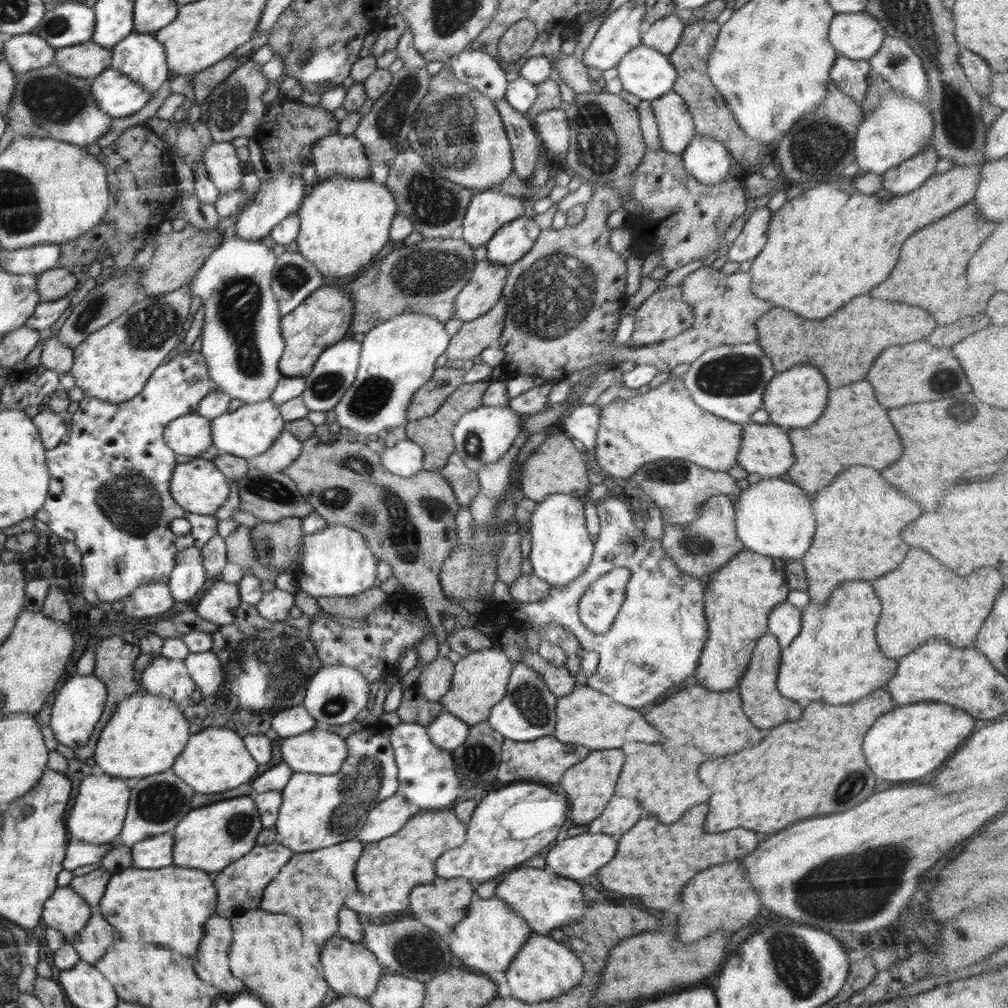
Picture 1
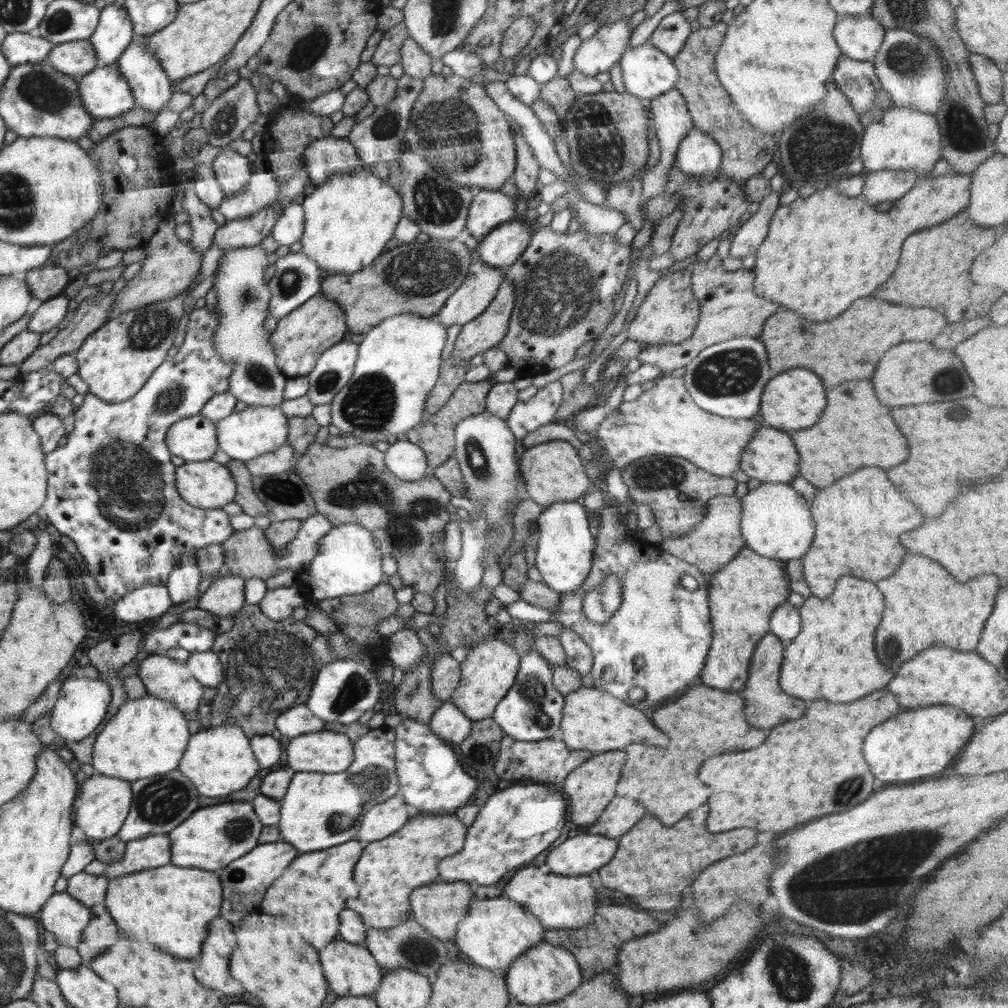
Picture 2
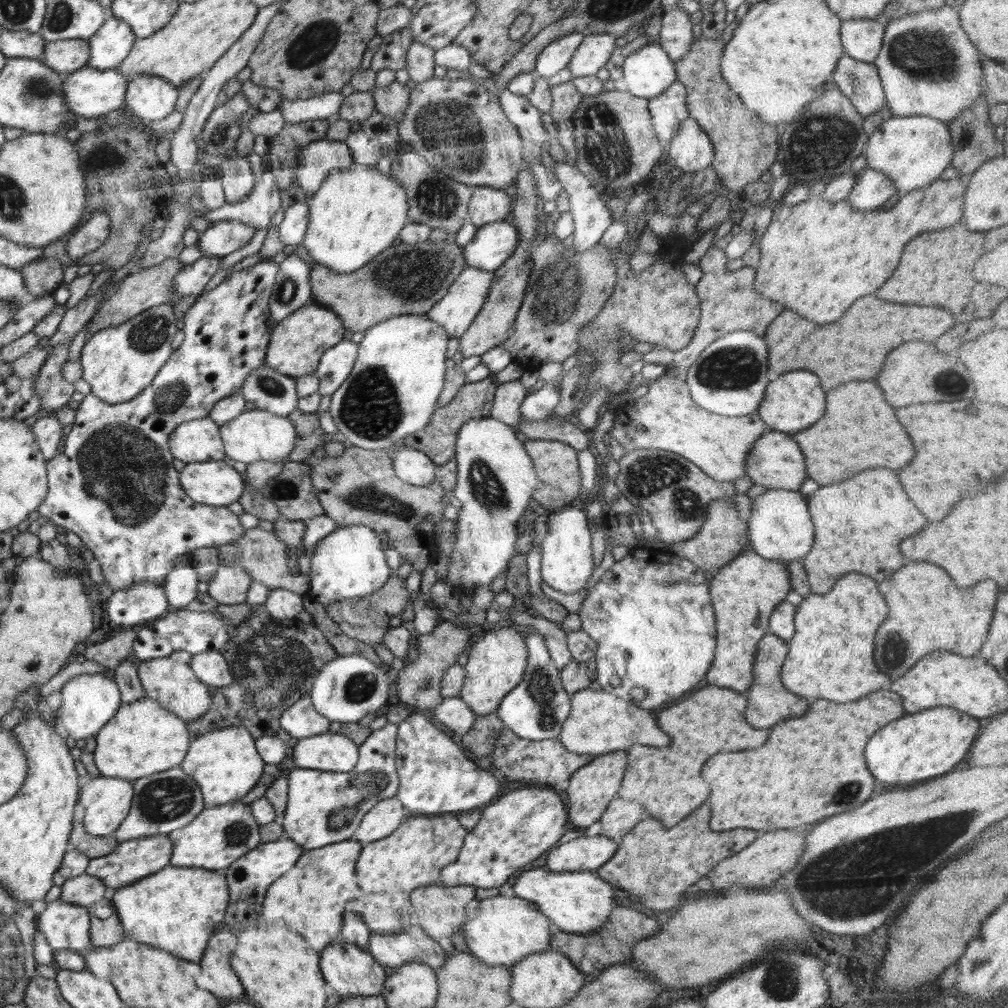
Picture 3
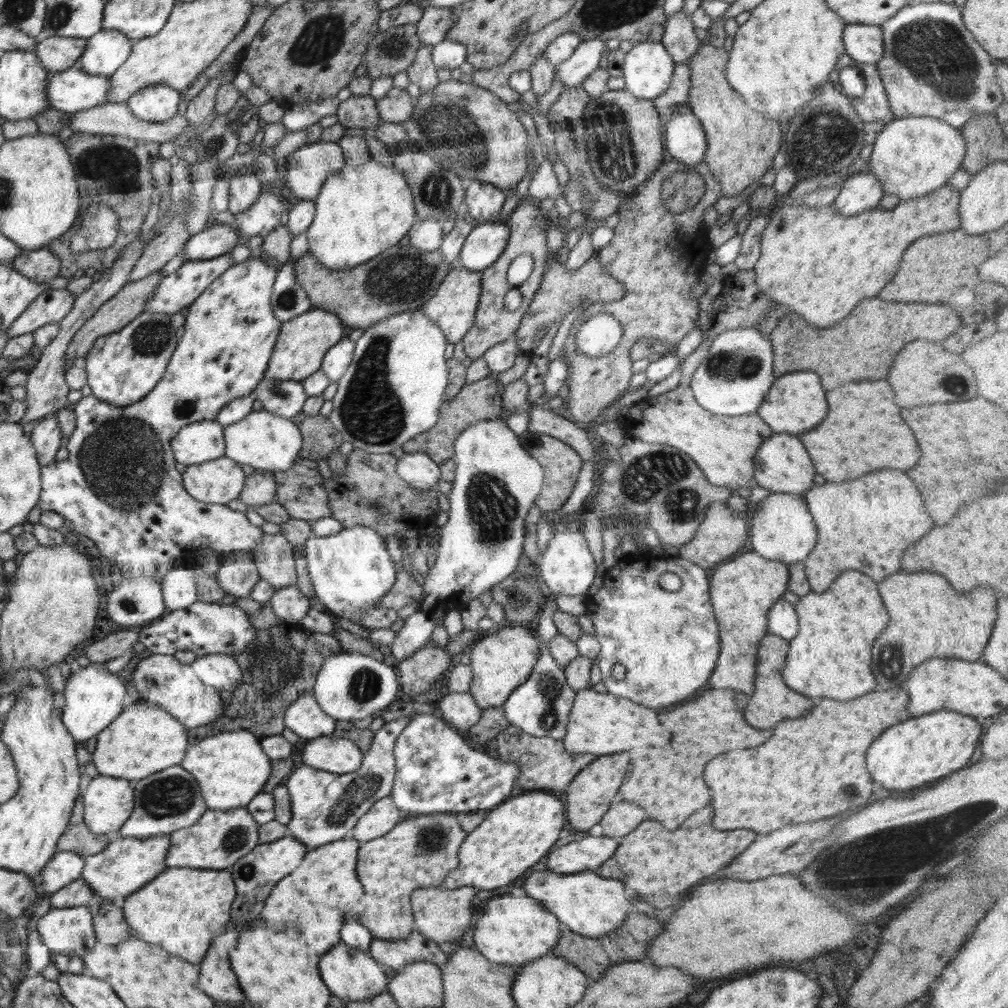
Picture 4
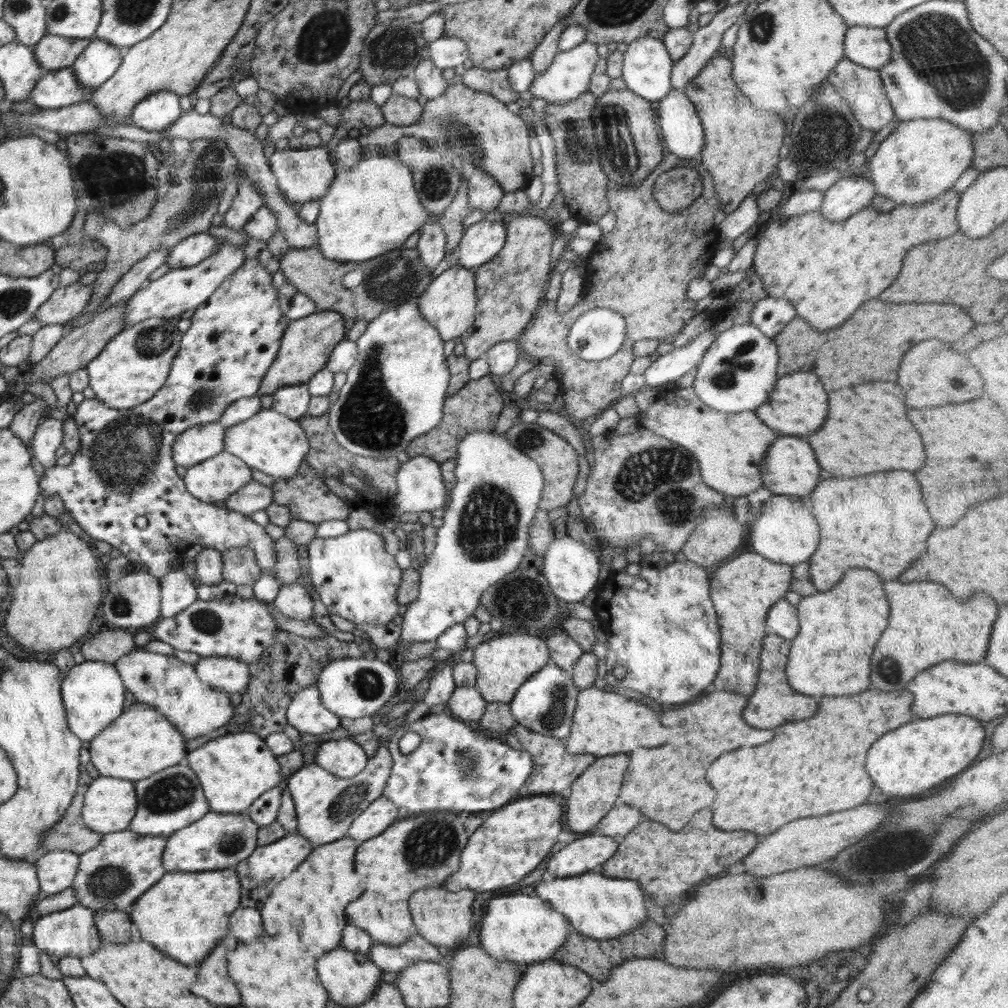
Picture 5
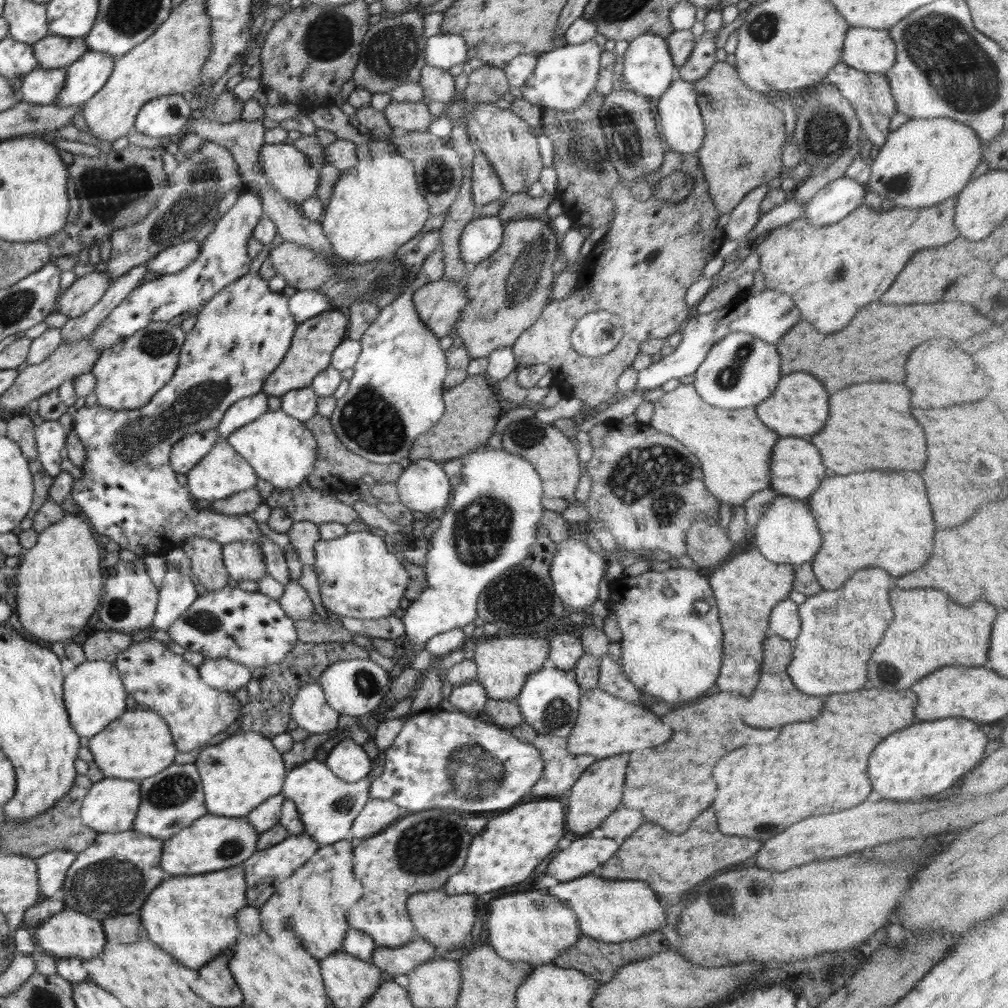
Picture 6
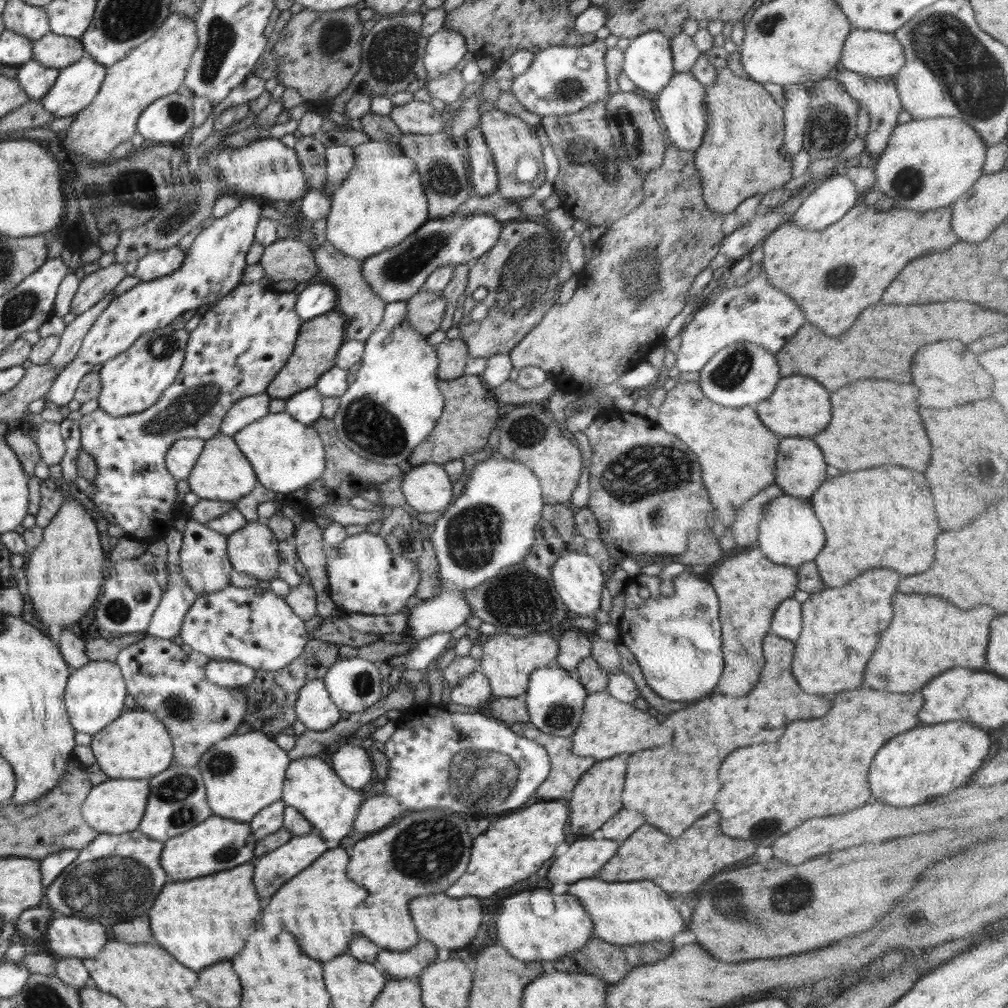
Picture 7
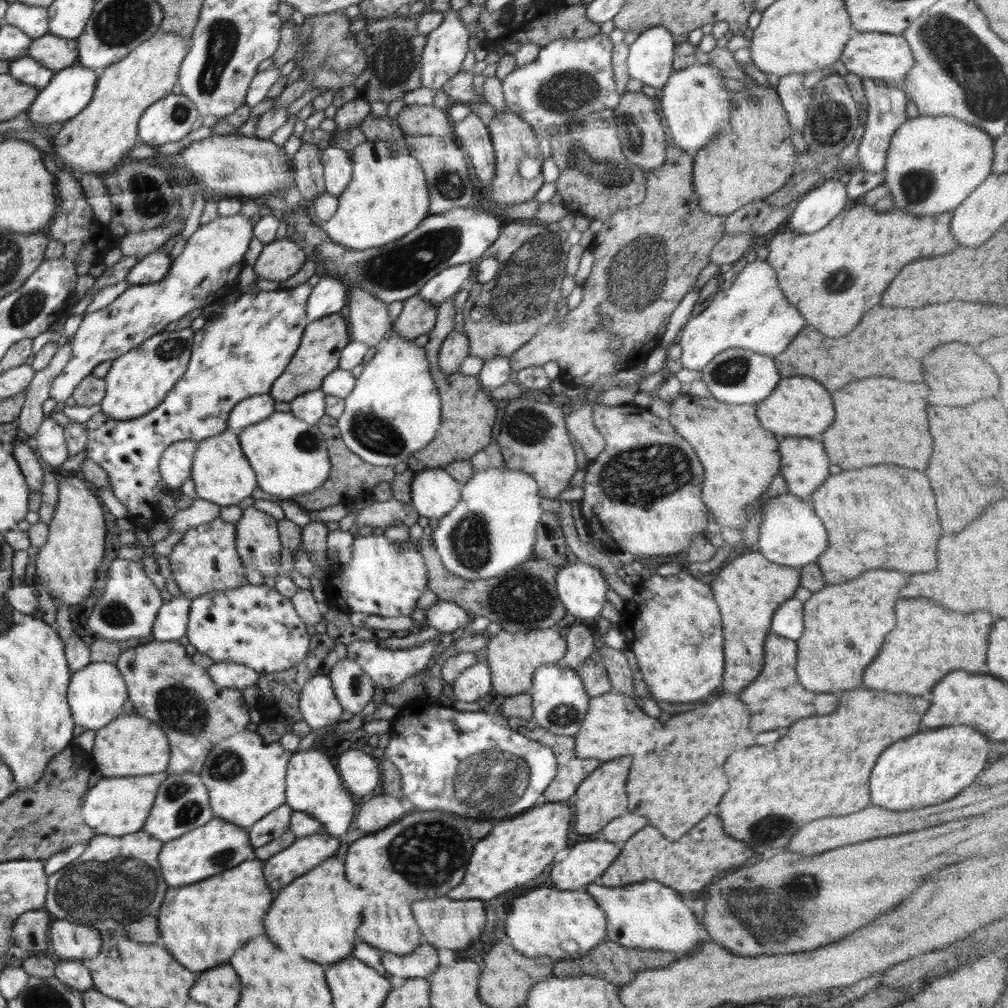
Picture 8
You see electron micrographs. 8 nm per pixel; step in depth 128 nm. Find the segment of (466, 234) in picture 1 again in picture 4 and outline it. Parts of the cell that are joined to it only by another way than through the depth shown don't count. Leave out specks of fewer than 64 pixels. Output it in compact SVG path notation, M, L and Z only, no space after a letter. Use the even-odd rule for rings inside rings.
M472 180L465 189L465 206L477 222L485 223L497 218L505 201L506 191L488 182Z

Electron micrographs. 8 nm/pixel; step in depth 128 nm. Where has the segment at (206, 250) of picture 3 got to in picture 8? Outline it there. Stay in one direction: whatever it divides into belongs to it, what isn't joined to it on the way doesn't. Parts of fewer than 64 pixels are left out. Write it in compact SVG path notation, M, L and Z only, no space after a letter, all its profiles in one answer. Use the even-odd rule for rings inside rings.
M158 250L141 257L129 270L125 278L132 285L143 285L158 282L168 274L174 259L170 253Z

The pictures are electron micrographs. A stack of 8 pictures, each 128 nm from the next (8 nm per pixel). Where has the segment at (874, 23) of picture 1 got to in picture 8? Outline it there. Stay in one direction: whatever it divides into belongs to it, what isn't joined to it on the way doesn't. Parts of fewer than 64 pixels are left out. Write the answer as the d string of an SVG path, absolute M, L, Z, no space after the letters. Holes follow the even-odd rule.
M854 32L844 45L839 59L842 60L842 64L846 66L848 72L894 85L904 84L906 73L915 63L910 45L901 34L877 32Z

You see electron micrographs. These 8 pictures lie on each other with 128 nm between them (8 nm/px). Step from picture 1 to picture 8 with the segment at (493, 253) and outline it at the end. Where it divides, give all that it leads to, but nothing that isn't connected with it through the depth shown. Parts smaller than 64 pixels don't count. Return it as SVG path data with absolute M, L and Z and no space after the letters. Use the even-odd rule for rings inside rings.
M297 204L294 210L298 214L284 215L282 220L293 224L310 246L320 250L323 259L319 275L346 280L388 304L417 295L430 278L445 268L478 260L498 238L501 229L501 219L472 205L442 214L429 214L412 232L384 246L352 250L332 242L319 225L312 225L314 216L308 204Z

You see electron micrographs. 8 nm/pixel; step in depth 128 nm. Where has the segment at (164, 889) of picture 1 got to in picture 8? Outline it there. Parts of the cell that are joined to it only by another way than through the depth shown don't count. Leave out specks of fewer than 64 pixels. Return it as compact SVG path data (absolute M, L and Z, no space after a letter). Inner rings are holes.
M251 856L214 878L192 886L168 887L160 914L156 916L159 934L166 940L168 952L182 966L199 975L202 970L226 964L250 938L264 934L262 922L272 904L272 894L264 882L262 868L263 861Z

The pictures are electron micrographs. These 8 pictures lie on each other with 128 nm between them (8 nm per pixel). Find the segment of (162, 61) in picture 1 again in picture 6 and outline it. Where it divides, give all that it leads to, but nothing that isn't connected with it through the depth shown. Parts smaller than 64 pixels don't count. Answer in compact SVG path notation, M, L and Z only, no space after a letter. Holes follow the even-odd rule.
M167 94L153 98L140 109L136 131L153 138L182 137L182 128L191 119L193 102L182 94Z

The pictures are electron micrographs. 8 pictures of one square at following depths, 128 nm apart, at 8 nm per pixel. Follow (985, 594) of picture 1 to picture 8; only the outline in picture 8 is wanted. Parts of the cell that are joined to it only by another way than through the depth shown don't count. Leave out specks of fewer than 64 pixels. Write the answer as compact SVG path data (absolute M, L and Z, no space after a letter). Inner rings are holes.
M908 598L896 602L896 626L884 638L876 660L866 668L862 682L868 688L886 692L926 694L943 676L955 670L988 672L986 646L994 618L986 610L972 614L942 608L926 598Z

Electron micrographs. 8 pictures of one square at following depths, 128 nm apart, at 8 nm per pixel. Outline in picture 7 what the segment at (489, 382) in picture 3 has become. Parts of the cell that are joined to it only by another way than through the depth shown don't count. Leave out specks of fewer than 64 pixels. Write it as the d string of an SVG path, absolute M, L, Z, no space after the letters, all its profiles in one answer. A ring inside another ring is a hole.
M479 375L439 380L438 388L444 398L444 410L428 440L424 444L420 443L407 458L412 467L420 466L424 462L443 466L446 462L462 459L465 454L480 450L486 446L490 432L500 423L499 403Z

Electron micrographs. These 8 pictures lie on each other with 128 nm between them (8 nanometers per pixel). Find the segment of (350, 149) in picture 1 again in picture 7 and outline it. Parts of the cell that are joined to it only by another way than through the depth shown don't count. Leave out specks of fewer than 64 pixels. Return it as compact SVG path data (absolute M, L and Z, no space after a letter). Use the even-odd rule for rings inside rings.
M270 137L234 149L218 145L212 147L205 155L209 167L216 169L224 186L226 184L235 186L238 196L256 199L262 196L275 201L287 200L292 204L297 204L308 191L307 180L297 152L294 147L288 148L282 140Z

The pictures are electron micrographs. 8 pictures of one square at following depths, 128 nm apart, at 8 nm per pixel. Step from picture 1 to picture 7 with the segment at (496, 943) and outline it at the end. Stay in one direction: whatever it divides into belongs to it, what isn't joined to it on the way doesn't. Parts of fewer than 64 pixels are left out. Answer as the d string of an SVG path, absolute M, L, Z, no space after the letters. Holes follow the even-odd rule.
M546 890L520 892L504 900L496 918L497 944L518 960L542 962L556 960L584 948L594 938L592 918L580 901L571 894L554 894Z

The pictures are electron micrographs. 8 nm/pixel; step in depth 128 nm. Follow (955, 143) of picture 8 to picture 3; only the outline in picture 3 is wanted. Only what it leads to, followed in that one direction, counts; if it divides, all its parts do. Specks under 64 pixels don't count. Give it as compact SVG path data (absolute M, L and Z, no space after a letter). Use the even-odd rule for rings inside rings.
M924 115L892 116L871 132L864 146L868 169L884 173L902 195L928 186L951 165L954 149L944 121Z

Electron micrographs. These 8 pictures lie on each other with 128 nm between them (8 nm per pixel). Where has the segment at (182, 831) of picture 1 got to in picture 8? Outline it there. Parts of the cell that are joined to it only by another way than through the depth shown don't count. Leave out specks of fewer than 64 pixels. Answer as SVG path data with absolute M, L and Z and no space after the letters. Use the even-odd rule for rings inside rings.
M215 818L180 838L163 843L158 862L169 887L186 886L239 866L252 856L253 849L246 828Z

